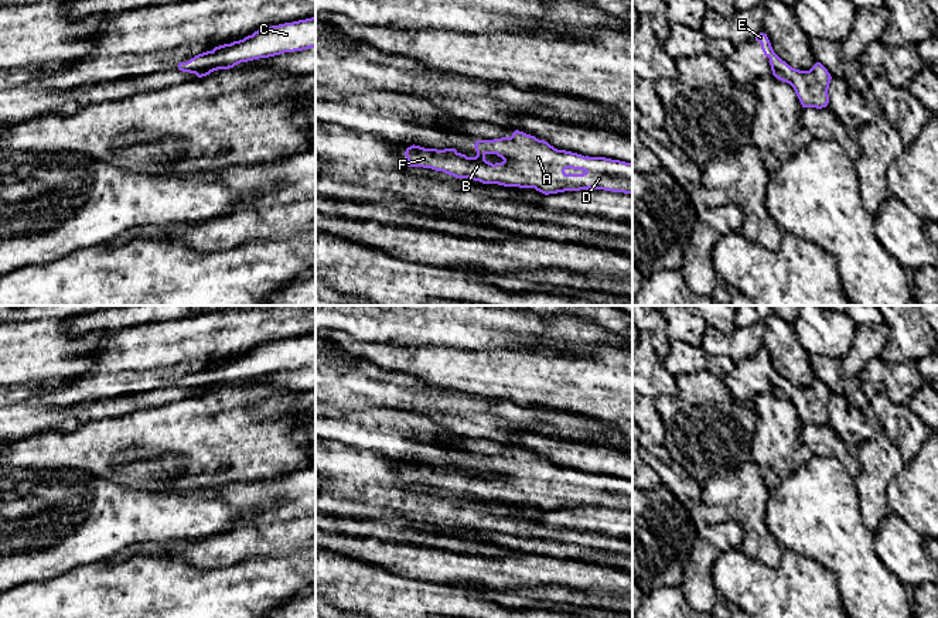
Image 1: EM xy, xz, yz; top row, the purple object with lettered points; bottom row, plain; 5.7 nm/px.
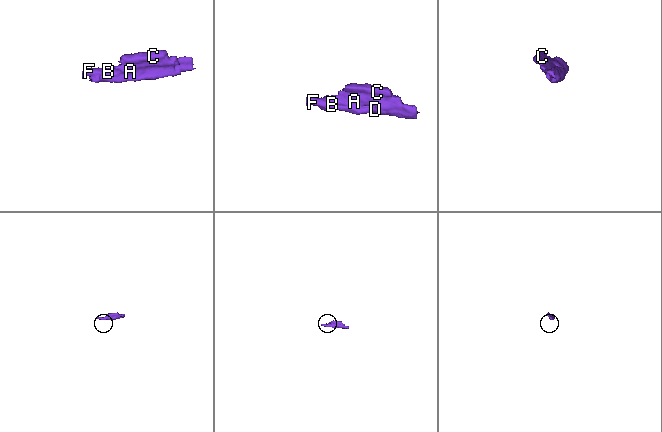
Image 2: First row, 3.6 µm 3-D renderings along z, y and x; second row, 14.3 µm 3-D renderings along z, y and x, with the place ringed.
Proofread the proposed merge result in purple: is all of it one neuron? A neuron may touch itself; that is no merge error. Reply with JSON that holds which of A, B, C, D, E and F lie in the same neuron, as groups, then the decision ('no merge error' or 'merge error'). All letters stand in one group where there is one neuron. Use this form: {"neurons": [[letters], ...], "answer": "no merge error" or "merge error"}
{"neurons": [["A", "B", "C", "D", "E", "F"]], "answer": "no merge error"}

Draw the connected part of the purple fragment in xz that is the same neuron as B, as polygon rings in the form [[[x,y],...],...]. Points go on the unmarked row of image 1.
[[[515,447],[511,454],[477,457],[475,474],[456,465],[406,465],[407,484],[443,488],[482,501],[535,505],[549,512],[604,506],[632,511],[632,479],[557,467],[545,457]]]

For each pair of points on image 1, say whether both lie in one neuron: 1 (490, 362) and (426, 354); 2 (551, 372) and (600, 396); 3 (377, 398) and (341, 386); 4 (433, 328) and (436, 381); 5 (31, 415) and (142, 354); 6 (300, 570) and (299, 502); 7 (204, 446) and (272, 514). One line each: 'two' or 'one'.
1: one
2: one
3: one
4: two
5: two
6: two
7: two

